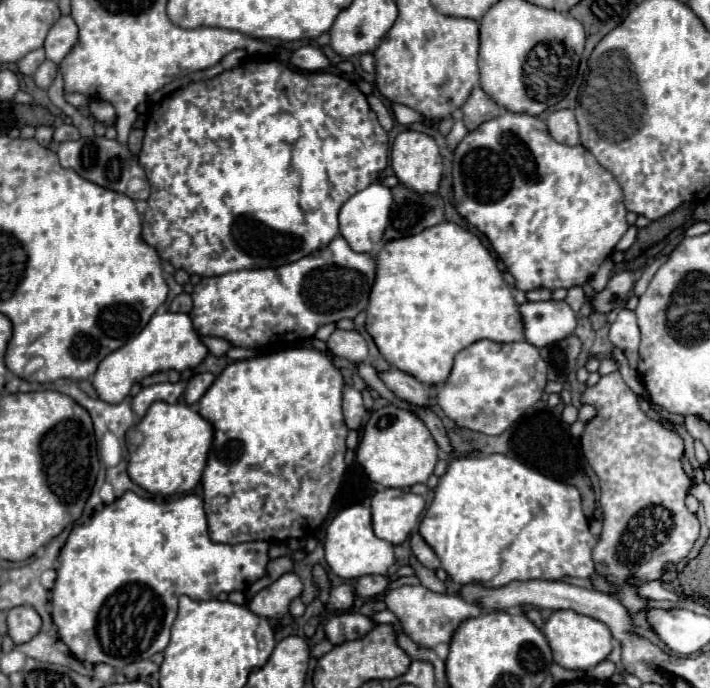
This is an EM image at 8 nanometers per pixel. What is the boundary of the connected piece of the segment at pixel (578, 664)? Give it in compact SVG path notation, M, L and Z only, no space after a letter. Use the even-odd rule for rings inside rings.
M561 610L551 612L551 616L545 622L545 638L553 650L553 660L561 664L563 668L573 670L589 670L603 662L611 652L611 632L605 624L599 620L593 620L591 616L581 616L573 610Z

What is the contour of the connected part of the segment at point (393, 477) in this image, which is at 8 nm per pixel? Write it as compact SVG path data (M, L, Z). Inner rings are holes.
M395 404L371 412L357 448L357 460L369 480L385 488L411 488L419 482L427 482L437 464L437 454L439 448L425 422L415 412Z

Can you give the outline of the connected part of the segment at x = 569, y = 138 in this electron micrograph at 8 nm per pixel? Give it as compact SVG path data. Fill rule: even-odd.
M555 110L547 116L547 128L549 134L567 146L577 146L579 144L579 130L577 130L577 122L575 122L575 114L573 110Z

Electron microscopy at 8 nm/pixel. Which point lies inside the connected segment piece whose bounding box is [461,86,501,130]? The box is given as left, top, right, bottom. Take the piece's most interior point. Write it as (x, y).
(479, 107)

